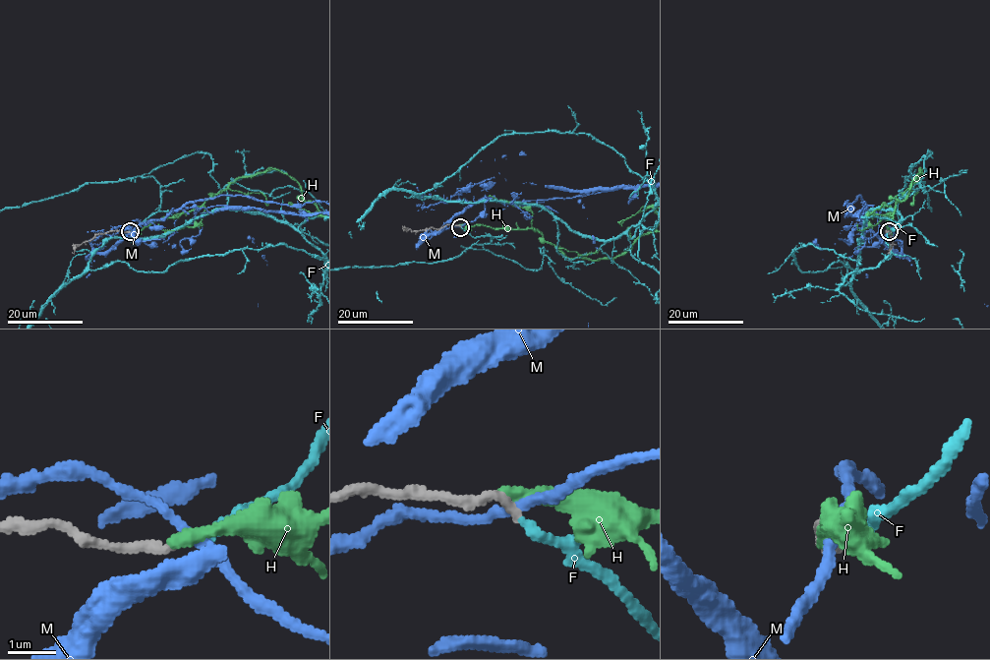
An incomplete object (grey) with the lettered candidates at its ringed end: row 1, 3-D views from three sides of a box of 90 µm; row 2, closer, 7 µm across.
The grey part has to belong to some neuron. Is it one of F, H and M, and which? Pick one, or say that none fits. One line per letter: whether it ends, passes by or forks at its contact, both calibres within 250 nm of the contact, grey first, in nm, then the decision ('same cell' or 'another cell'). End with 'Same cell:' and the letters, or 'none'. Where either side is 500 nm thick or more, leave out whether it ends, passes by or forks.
F: it ends | 180/220 nm | same cell
H: it ends | 240/280 nm | another cell
M: it passes by | 190/200 nm | another cell
Same cell: F

